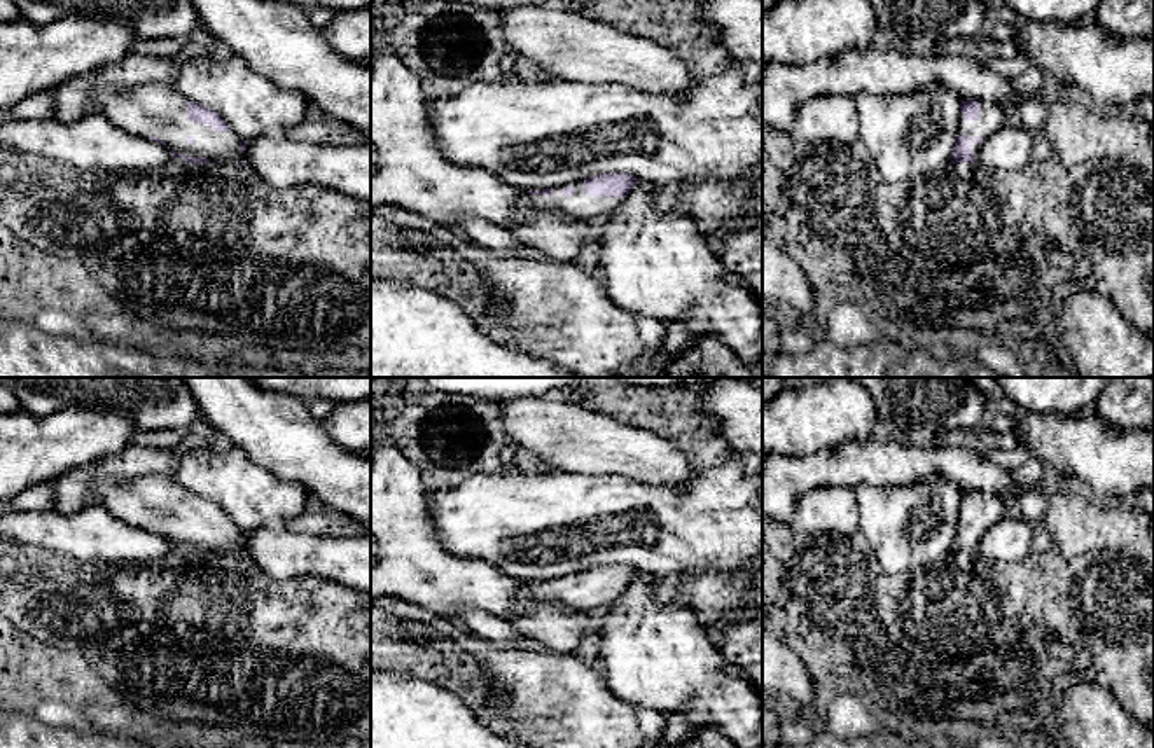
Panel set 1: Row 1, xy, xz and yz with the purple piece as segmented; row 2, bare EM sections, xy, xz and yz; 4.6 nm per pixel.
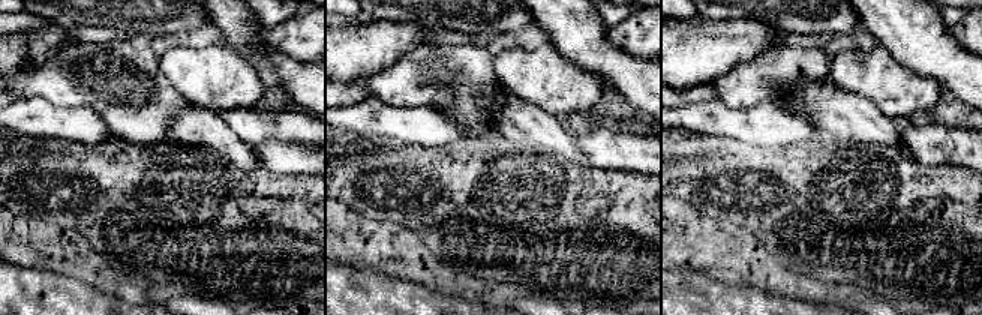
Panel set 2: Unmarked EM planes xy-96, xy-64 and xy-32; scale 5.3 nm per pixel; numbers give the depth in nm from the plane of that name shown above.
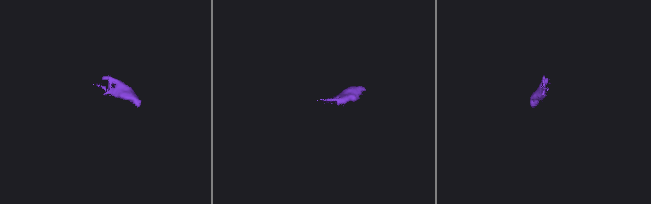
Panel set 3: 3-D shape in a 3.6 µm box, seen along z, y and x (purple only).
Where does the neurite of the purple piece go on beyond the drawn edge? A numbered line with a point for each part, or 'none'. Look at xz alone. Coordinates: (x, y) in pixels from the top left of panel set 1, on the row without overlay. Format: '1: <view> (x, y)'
1: xz (579, 596)

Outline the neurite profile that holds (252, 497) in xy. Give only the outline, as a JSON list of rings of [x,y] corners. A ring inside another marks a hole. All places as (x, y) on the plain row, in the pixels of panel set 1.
[[[240,446],[180,453],[175,479],[189,493],[215,502],[247,533],[261,526],[283,526],[304,510],[309,496],[301,484],[262,468]]]

